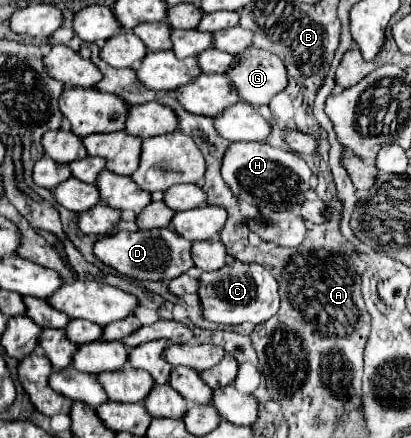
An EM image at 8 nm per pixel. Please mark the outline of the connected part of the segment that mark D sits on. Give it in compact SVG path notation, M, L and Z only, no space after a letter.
M156 228L156 230L136 230L126 232L118 230L114 234L108 234L100 238L94 244L94 256L116 270L120 276L130 278L134 284L144 280L172 280L184 274L188 268L192 268L192 256L190 256L190 242L176 234L172 228Z

